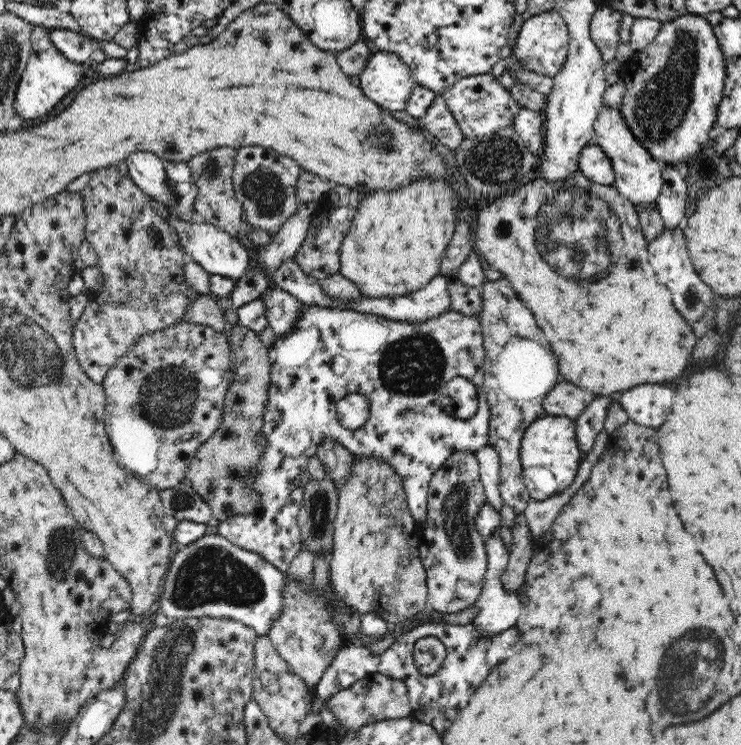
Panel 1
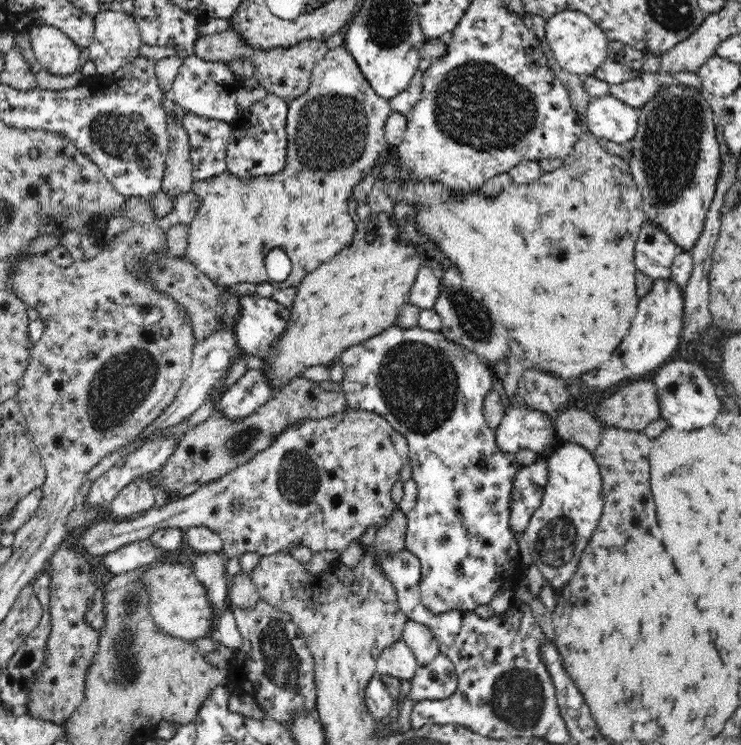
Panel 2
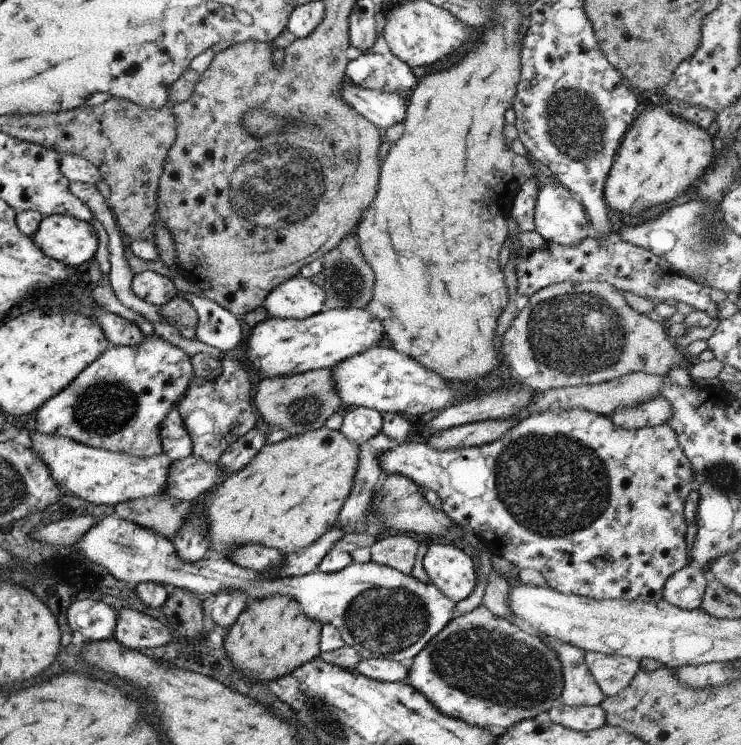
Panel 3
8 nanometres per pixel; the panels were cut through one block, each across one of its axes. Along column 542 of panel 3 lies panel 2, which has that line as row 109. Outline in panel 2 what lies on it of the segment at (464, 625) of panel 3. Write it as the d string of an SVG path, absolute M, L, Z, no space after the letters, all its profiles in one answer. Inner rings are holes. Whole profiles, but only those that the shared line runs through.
M682 84L664 87L640 109L638 130L631 140L633 157L629 162L630 172L641 193L643 209L648 220L666 232L676 246L688 252L694 248L704 228L720 174L720 144L716 139L717 128L712 119L712 108L706 102L704 93Z

